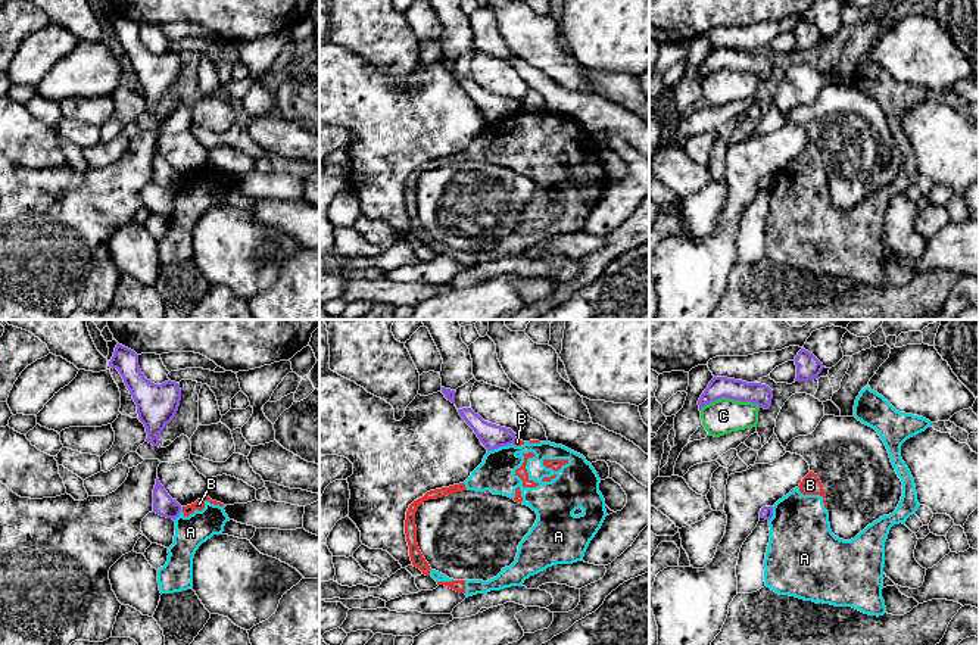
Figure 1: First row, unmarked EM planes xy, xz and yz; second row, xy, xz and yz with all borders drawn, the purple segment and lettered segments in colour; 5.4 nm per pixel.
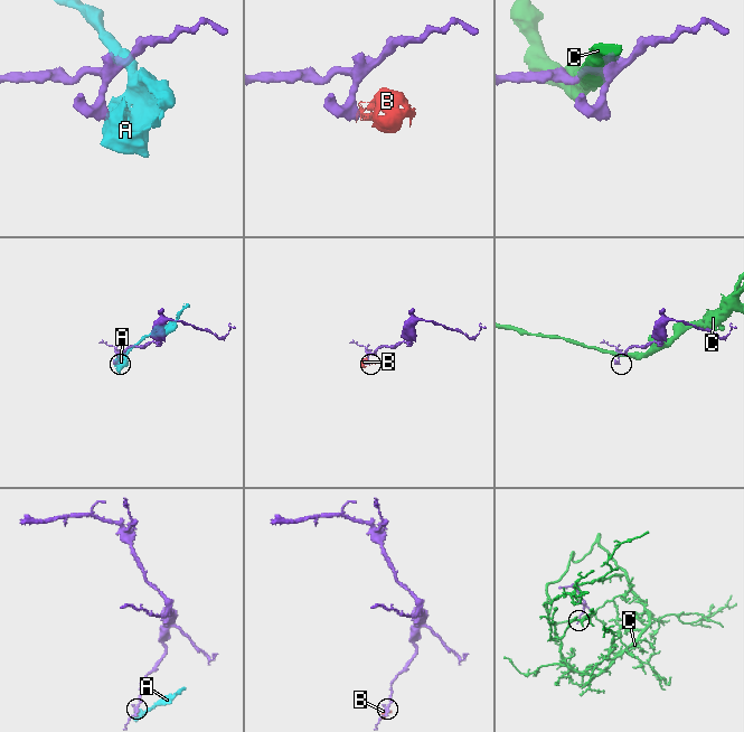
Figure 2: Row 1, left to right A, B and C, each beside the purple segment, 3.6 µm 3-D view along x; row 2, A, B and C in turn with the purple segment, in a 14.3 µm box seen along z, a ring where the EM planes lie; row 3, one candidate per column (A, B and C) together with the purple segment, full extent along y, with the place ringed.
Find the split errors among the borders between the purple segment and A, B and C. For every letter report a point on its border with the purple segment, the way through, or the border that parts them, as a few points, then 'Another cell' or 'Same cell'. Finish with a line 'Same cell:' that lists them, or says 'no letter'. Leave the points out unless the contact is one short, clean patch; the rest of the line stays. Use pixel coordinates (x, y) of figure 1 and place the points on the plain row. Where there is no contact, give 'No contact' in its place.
A: Touches purple at xz (499, 117). Boundary: xz (511, 112), (488, 121). Another cell
B: Touches purple at xz (514, 111). Boundary: xz (517, 109), (513, 114). Another cell
C: Touches purple at yz (729, 68). Another cell
Same cell: no letter

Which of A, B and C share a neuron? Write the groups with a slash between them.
A B / C

